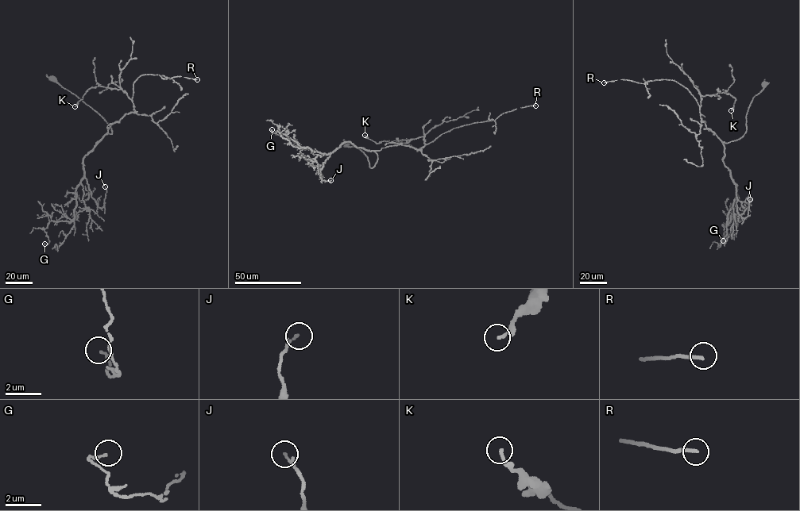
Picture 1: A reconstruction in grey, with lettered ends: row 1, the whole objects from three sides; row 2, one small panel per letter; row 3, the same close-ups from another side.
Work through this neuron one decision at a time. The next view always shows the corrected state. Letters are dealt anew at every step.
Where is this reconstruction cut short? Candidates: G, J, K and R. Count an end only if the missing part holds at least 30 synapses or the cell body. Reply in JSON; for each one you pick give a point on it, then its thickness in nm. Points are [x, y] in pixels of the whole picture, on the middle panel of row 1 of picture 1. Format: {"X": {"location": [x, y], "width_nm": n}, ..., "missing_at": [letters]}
{"R": {"location": [535, 105], "width_nm": 170}, "missing_at": ["R"]}

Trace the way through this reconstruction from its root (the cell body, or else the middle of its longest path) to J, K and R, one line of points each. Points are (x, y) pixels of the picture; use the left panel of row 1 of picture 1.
J: (52, 78), (110, 127), (112, 133), (104, 136), (83, 163), (91, 197), (101, 208), (104, 205), (105, 186)
K: (52, 78), (101, 116), (111, 129), (105, 135), (135, 112), (126, 93), (99, 86), (87, 90), (75, 106)
R: (52, 78), (101, 116), (111, 129), (105, 135), (135, 112), (133, 85), (141, 75), (197, 79)

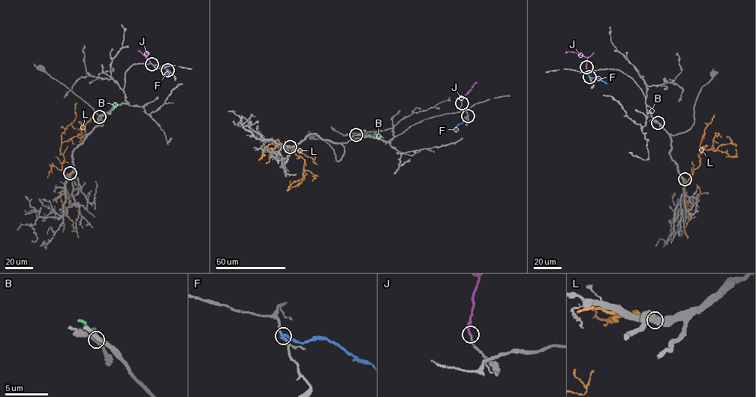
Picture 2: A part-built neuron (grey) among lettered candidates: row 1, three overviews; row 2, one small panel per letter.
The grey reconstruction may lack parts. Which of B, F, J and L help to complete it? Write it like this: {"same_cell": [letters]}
{"same_cell": ["J"]}

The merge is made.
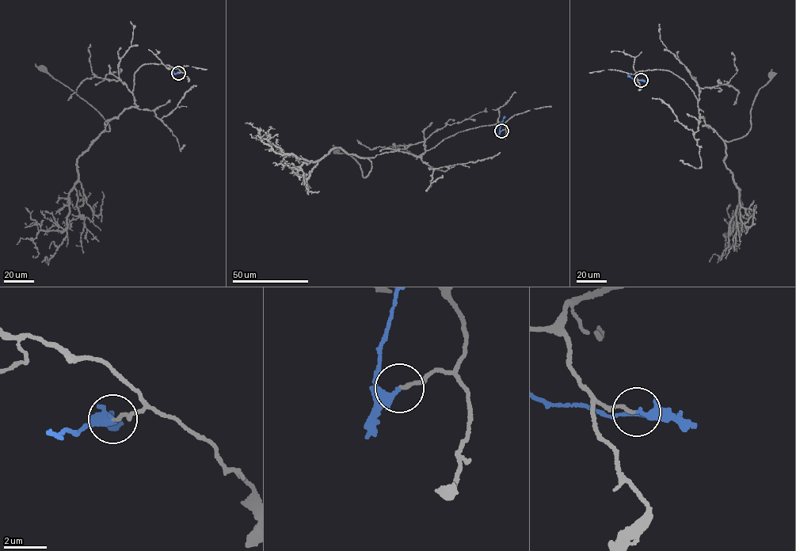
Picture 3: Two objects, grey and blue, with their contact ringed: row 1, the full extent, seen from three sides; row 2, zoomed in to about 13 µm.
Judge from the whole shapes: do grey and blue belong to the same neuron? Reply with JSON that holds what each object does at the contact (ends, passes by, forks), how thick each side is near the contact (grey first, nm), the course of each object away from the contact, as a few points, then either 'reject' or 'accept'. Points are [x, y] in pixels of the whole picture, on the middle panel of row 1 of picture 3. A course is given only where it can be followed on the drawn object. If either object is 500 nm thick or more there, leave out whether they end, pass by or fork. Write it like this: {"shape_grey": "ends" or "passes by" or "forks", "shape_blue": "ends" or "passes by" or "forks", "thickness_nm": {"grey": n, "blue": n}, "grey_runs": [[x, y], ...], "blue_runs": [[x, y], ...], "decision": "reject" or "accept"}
{"shape_grey": "ends", "shape_blue": "ends", "thickness_nm": {"grey": 150, "blue": 320}, "grey_runs": [[501, 131], [500, 122], [460, 131], [420, 157], [378, 154], [367, 158], [364, 177], [355, 159], [337, 150]], "blue_runs": [[501, 131], [504, 116]], "decision": "accept"}

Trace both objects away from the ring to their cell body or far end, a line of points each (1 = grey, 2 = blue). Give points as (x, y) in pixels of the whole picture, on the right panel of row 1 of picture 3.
1: (641, 80), (636, 73), (656, 69), (683, 80), (706, 124), (729, 142), (748, 133), (754, 100), (771, 74)
2: (641, 80), (628, 75)

